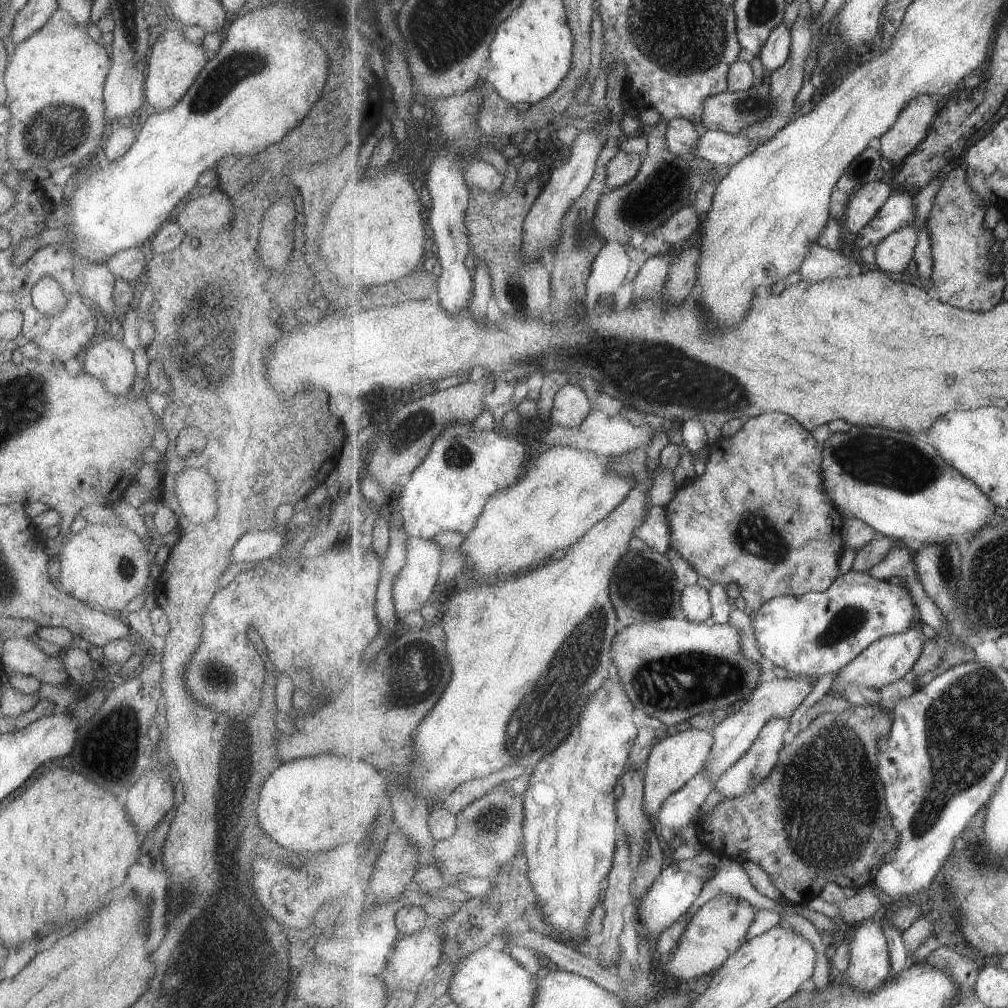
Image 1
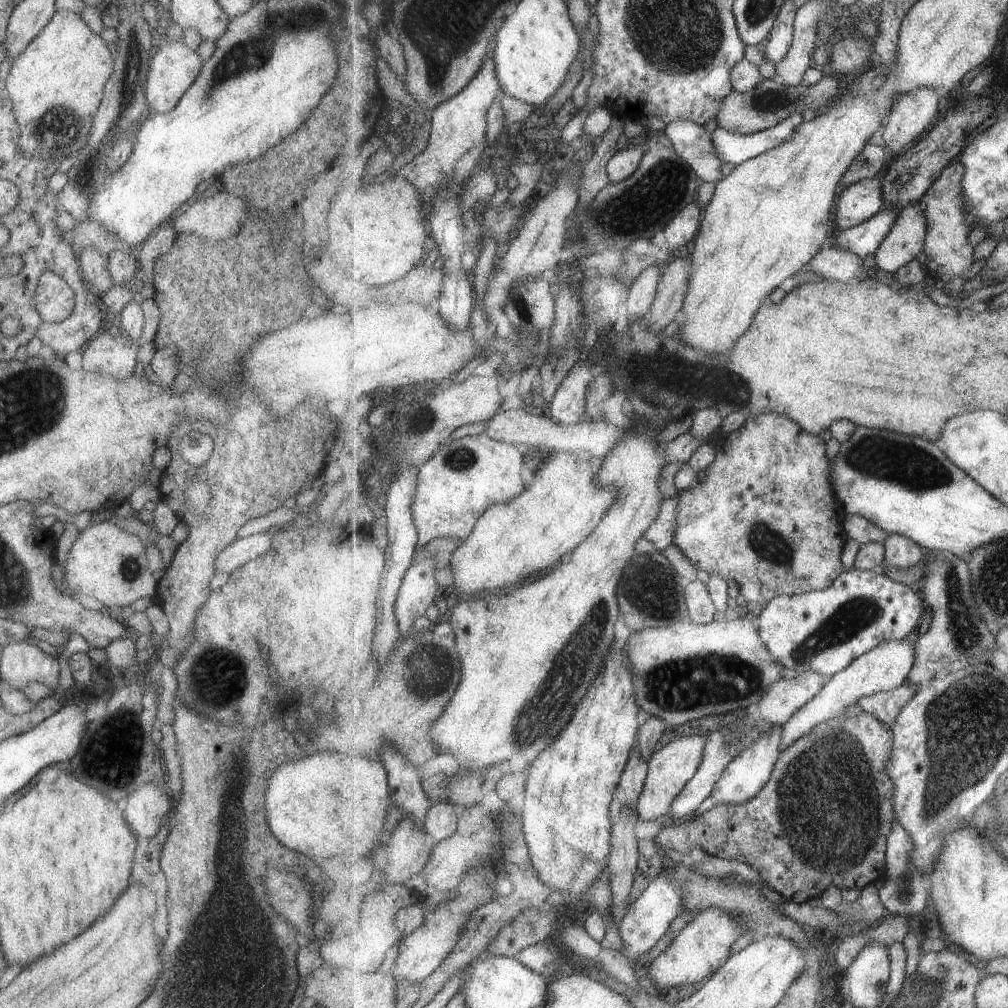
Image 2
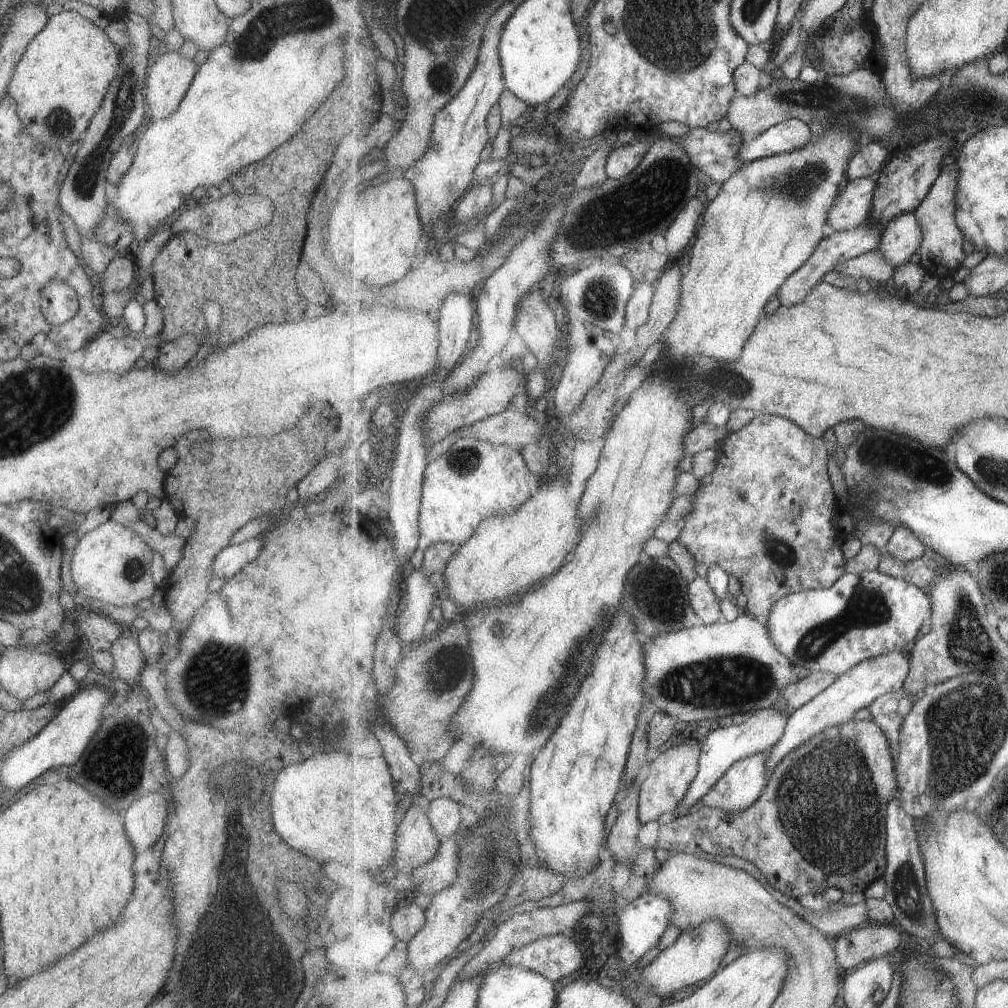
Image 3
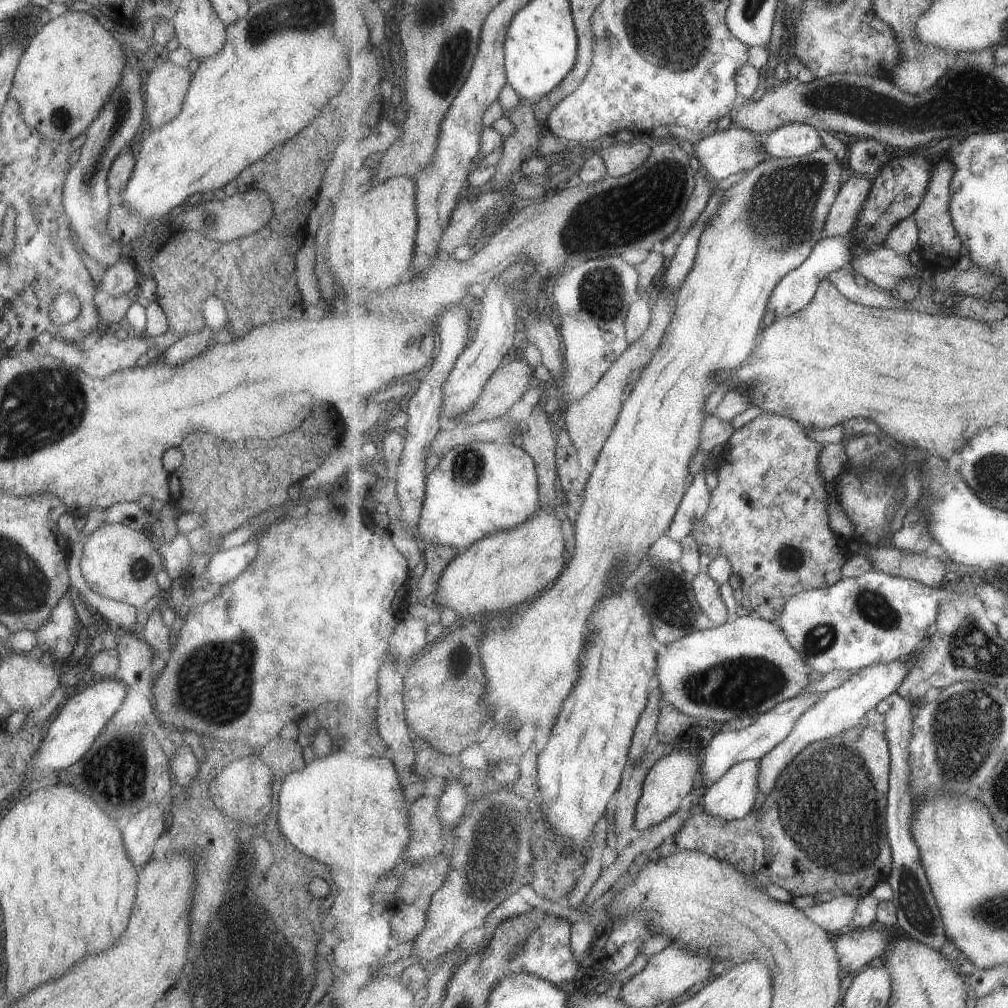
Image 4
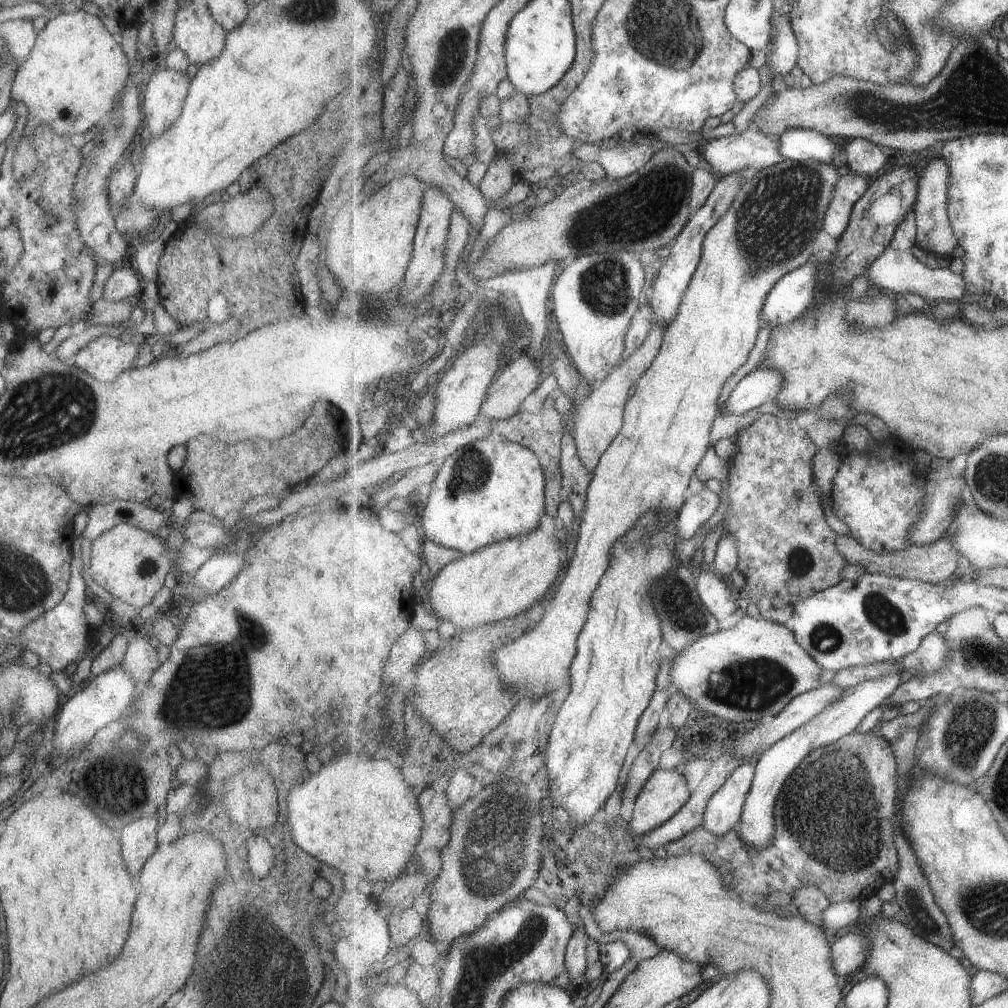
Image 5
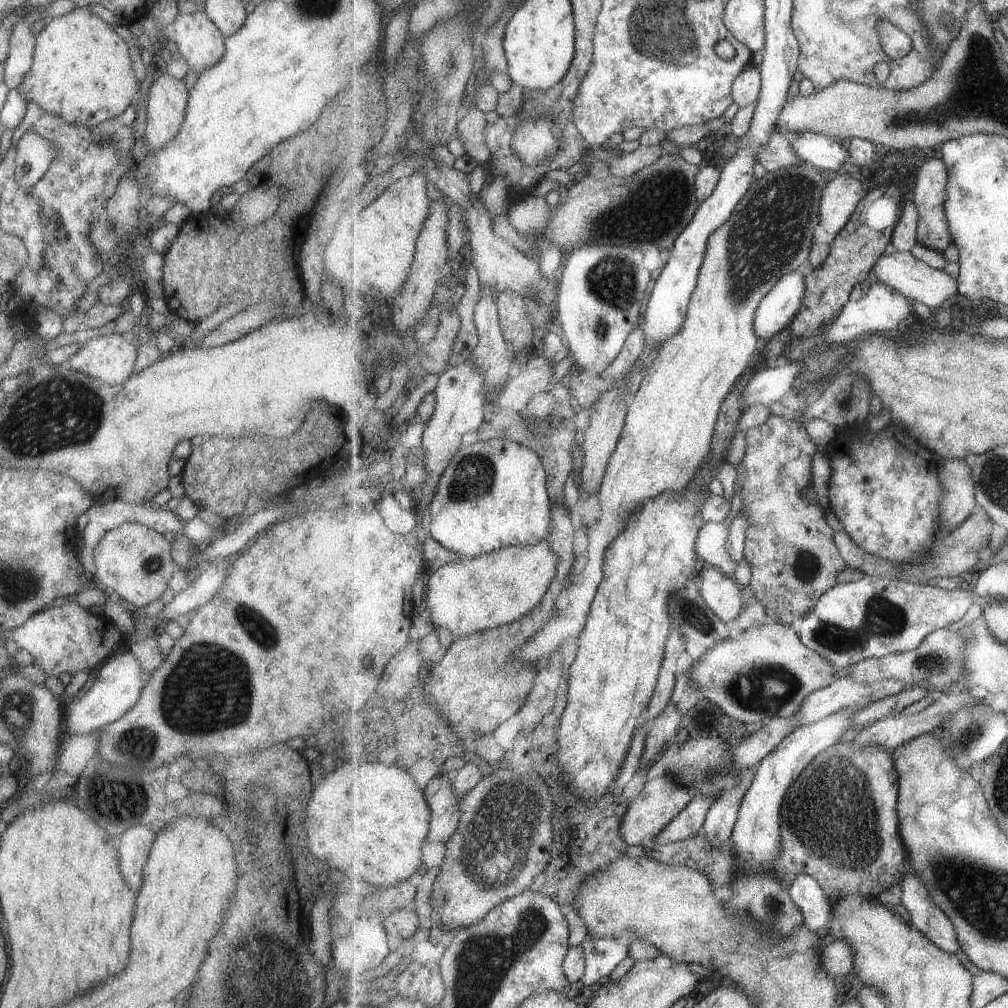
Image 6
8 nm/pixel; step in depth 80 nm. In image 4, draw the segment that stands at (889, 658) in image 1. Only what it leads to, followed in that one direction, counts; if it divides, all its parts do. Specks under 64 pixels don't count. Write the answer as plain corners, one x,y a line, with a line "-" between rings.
901,660
869,665
856,672
851,679
845,681
845,684
828,691
813,708
810,708
809,711
798,718
793,732
760,759
760,791
753,811
762,810
770,792
773,792
775,784
777,784
777,779
787,768
787,764
793,762
793,758
797,758
805,748
814,742
837,737
841,733
846,733
853,727
864,723
863,716
869,710
876,709
882,700
897,693
908,674
909,672
907,672
907,668

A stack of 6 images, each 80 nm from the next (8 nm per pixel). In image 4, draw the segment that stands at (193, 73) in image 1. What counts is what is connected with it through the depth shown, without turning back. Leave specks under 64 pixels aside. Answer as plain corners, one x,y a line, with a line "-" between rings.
164,56
148,70
142,97
144,116
150,128
156,129
177,116
192,76
187,68
171,63

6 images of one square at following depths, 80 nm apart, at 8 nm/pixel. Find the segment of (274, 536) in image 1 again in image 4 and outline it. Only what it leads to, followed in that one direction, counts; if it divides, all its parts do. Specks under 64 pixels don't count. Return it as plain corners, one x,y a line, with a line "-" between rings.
256,539
245,541
224,551
213,552
204,570
207,585
214,583
221,586
233,580
242,570
245,570
247,564
256,556
256,552

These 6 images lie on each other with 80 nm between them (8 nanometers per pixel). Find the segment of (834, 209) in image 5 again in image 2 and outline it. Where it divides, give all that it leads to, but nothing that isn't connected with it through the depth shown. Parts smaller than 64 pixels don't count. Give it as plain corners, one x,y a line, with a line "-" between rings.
882,175
858,180
841,189
833,219
836,227
844,231
873,218
885,206

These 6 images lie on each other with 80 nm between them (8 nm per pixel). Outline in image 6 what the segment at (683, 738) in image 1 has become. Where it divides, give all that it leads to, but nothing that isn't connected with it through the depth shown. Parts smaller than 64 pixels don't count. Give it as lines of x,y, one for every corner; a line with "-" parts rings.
666,771
664,774
649,780
642,791
628,808
620,826
622,839
629,845
647,844
653,840
673,819
685,810
691,802
691,792
677,786

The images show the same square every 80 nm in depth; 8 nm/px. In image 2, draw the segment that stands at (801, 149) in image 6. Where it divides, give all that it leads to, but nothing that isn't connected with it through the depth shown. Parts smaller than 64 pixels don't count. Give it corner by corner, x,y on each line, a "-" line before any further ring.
795,113
777,126
769,127
752,135
732,133
724,126
716,128
712,135
722,161
731,162
737,166
781,146
795,134
802,122
801,113

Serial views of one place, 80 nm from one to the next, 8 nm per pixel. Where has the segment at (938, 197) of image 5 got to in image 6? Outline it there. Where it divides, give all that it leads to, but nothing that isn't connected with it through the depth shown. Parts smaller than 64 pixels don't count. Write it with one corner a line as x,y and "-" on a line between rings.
935,154
917,169
916,183
913,190
914,201
920,212
920,223
918,226
919,243
940,253
943,253
943,250
953,243
945,206
945,201
948,199
948,176
948,165
941,155

